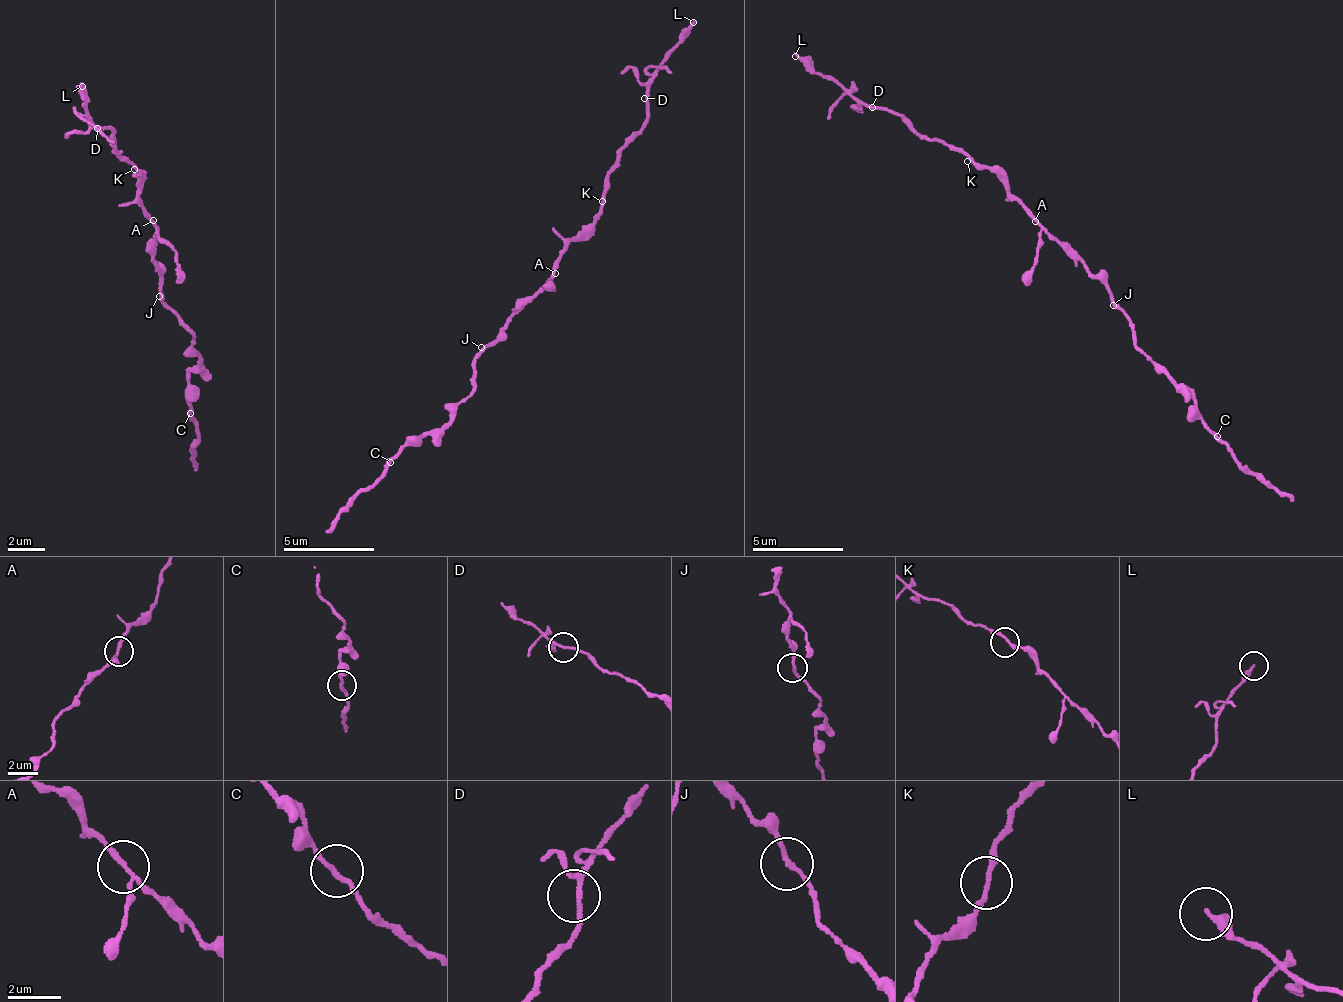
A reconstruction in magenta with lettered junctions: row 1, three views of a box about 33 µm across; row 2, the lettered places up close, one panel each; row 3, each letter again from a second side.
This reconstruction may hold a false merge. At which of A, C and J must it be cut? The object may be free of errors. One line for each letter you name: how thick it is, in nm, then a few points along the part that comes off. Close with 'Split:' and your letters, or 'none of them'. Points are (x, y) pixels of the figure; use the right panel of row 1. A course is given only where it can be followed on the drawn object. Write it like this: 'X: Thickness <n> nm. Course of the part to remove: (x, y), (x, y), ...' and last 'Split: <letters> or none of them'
Split: none of them

